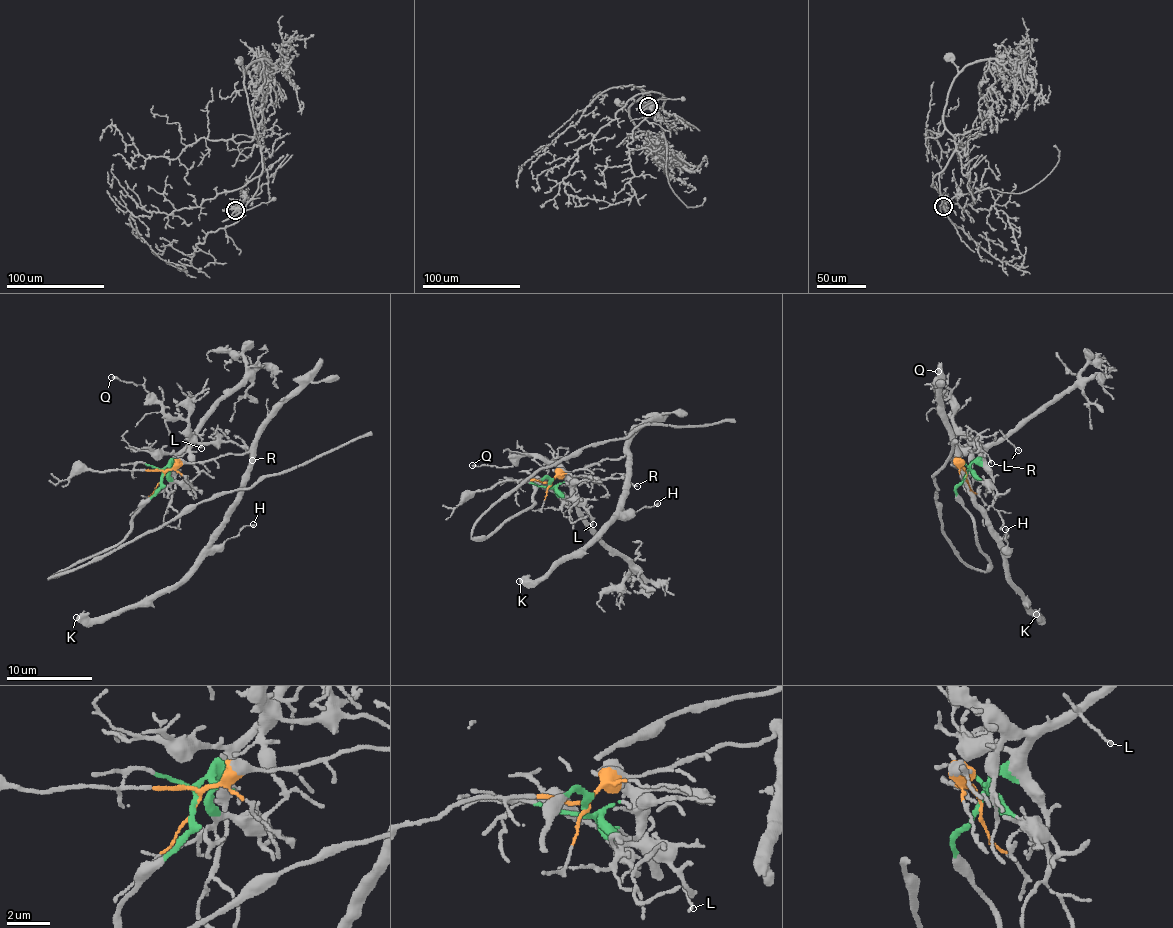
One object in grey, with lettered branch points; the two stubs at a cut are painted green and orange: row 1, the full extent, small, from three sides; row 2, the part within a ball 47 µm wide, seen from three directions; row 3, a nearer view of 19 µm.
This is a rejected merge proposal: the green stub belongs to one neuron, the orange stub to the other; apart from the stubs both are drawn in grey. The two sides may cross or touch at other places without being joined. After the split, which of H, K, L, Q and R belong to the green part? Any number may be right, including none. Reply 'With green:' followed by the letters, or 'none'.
With green: L, Q, R

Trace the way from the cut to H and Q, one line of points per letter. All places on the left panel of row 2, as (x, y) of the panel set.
H: (162, 479), (183, 464), (230, 453), (250, 455), (240, 502), (213, 544), (225, 543), (254, 524)
Q: (162, 479), (184, 448), (192, 429), (183, 419), (171, 419), (162, 403), (142, 385), (111, 377)

